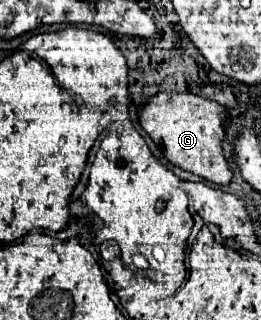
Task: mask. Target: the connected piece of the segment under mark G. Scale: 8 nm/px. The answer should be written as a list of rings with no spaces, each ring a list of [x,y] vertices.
[[[158,92],[140,110],[140,126],[162,148],[168,162],[214,184],[230,184],[232,178],[220,146],[224,138],[224,118],[226,110],[218,102],[180,92]]]

